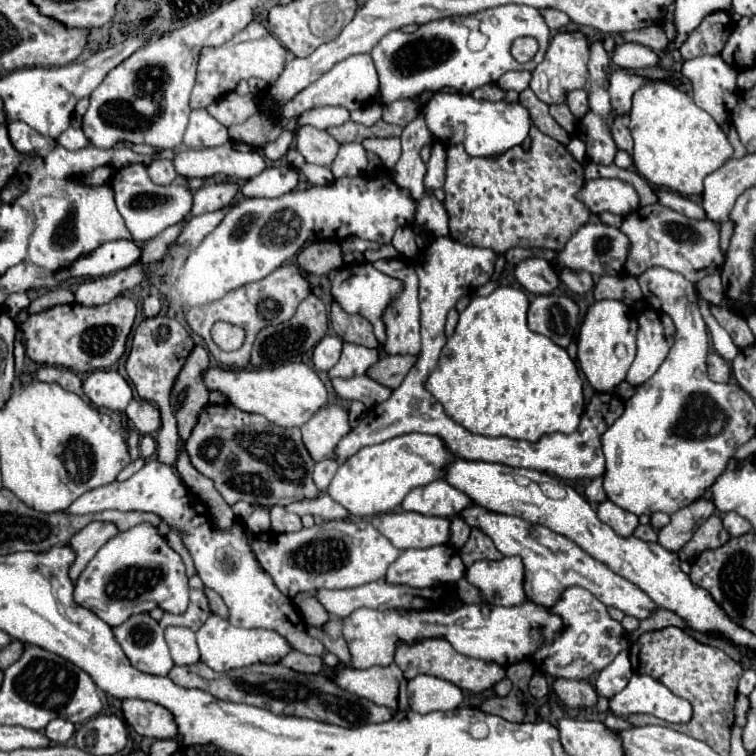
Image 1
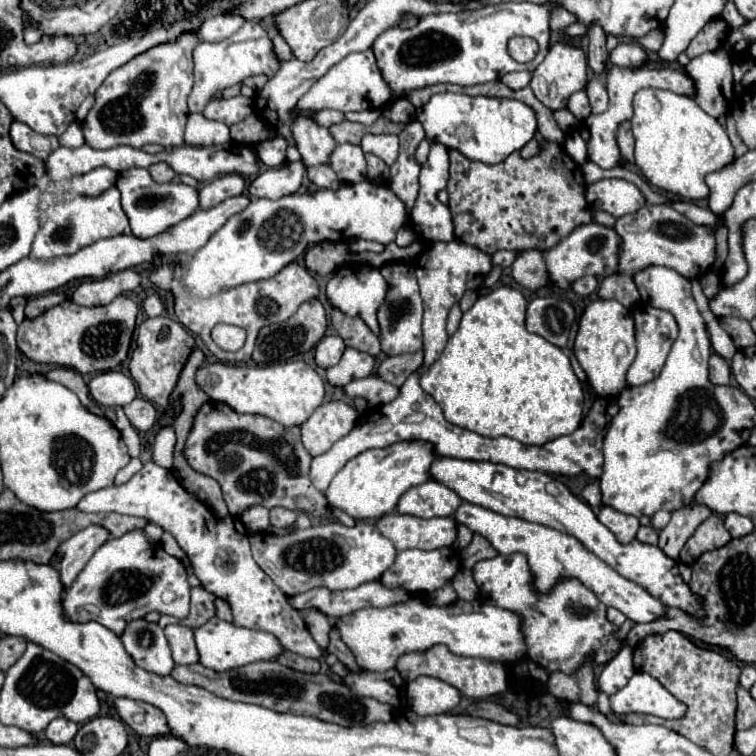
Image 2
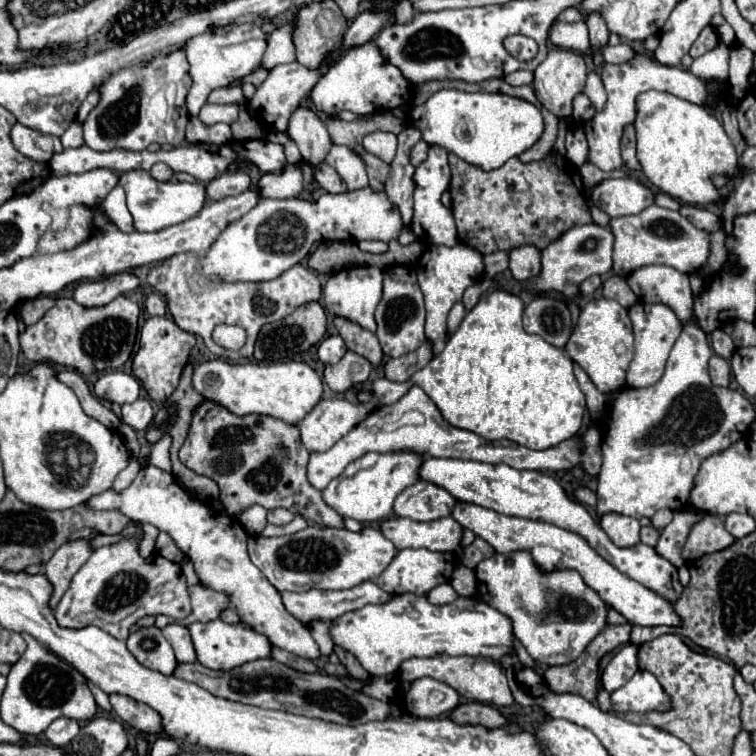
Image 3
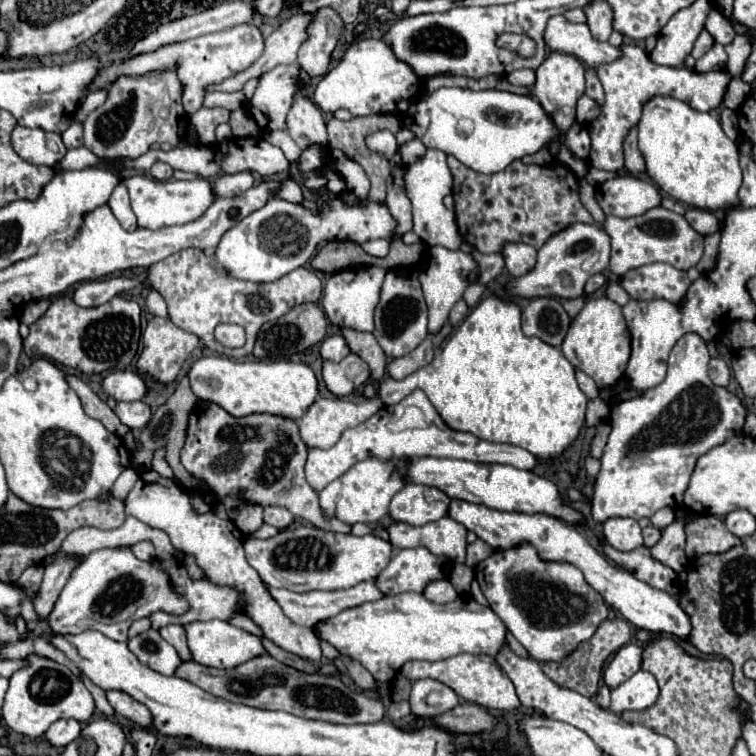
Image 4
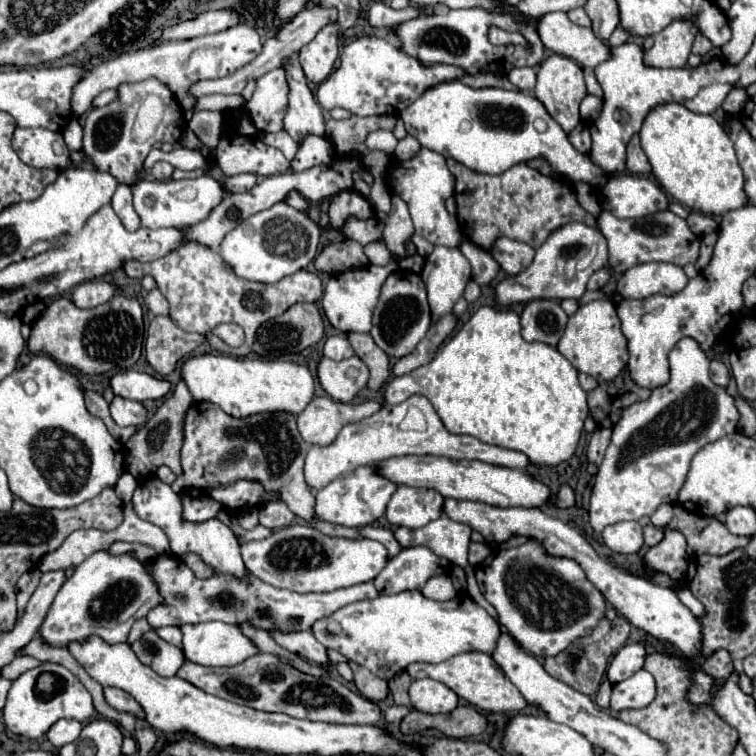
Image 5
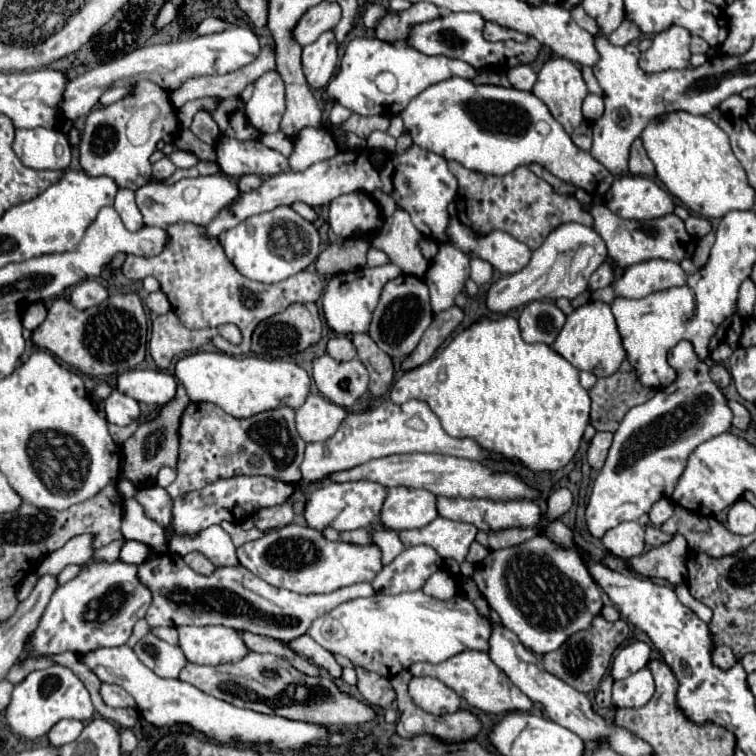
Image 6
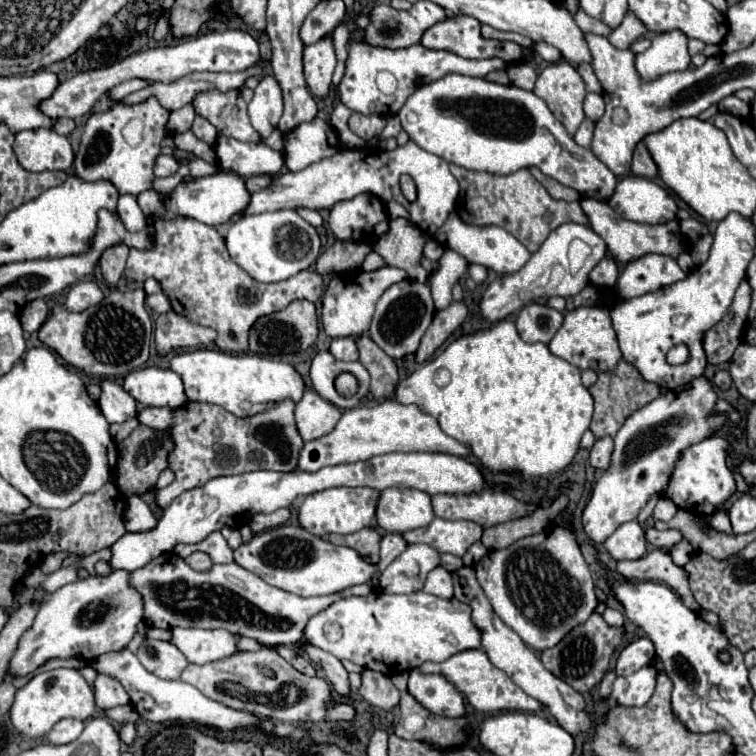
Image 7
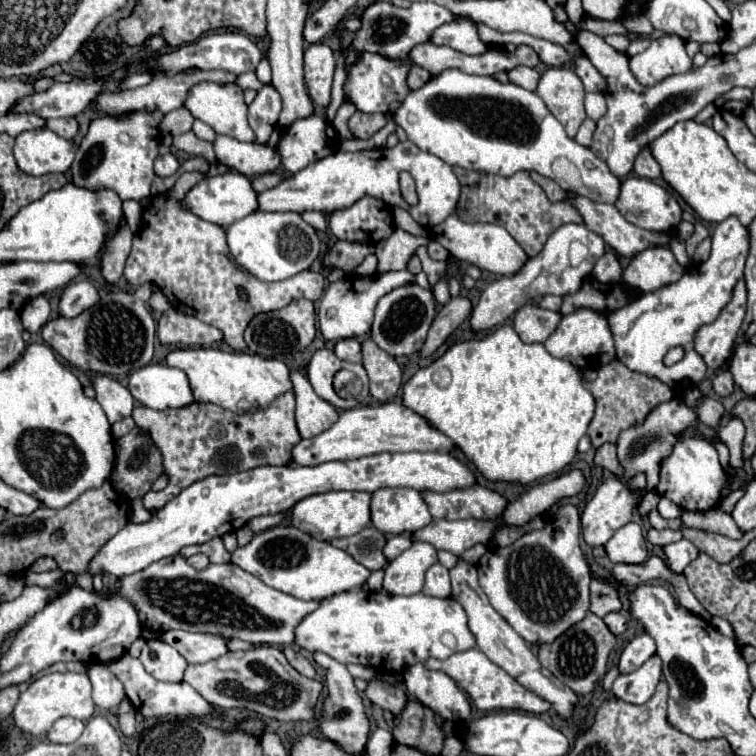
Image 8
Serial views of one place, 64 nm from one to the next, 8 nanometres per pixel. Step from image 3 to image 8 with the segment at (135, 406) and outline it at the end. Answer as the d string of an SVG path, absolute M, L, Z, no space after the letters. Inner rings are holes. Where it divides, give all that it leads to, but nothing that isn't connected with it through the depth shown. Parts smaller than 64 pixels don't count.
M96 376L92 380L96 390L96 400L108 416L108 422L114 424L122 418L128 418L134 408L134 398L126 386L116 382L110 376Z

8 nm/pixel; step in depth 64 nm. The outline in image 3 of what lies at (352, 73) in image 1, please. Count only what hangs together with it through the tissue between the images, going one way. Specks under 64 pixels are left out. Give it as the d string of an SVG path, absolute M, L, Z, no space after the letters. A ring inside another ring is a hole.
M364 44L348 50L340 62L332 64L328 72L318 80L318 84L310 92L310 102L316 110L336 116L342 110L350 110L354 114L376 114L380 110L392 110L404 106L412 100L412 86L404 82L404 76L396 66L388 66L376 50L376 44Z

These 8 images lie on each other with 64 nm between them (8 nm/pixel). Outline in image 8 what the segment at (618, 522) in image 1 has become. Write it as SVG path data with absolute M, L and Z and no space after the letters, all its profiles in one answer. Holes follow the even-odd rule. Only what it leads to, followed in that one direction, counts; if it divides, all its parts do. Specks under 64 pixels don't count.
M628 522L616 534L606 542L606 554L608 558L618 564L618 562L644 562L648 558L648 548L646 540L642 536L642 528L636 522Z

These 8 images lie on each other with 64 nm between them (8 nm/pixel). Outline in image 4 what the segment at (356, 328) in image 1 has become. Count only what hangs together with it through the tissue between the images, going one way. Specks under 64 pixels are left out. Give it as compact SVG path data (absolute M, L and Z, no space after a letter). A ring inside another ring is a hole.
M342 328L342 336L346 338L350 350L358 354L364 362L368 362L372 370L372 378L380 380L386 372L386 356L384 356L384 350L380 350L380 344L376 342L374 334L358 332L352 328Z

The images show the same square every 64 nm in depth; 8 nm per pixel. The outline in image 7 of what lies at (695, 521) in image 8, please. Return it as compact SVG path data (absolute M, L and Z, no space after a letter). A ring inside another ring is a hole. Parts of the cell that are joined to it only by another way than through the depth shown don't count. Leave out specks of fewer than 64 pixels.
M722 510L716 512L716 514L712 514L712 516L706 516L706 520L710 522L712 528L716 528L716 530L720 530L720 532L726 532L726 534L732 534L730 520L728 520L728 516L726 516Z

